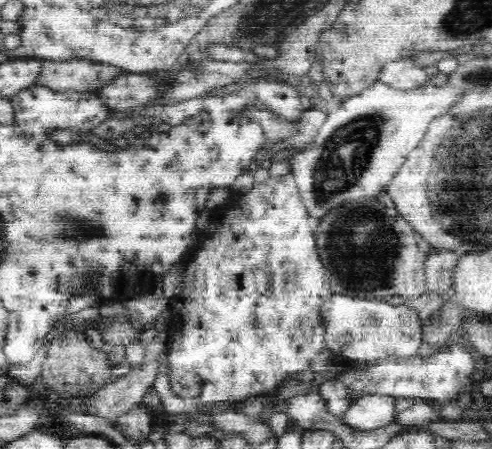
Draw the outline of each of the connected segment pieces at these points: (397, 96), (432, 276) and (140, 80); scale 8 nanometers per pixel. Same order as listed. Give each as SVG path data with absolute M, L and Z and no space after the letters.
M376 81L355 95L346 97L339 106L330 108L311 146L301 153L291 153L290 172L294 175L295 185L303 196L304 203L308 204L312 216L319 219L341 202L374 196L376 192L386 188L406 155L424 136L431 120L450 113L452 108L462 102L464 96L468 96L468 88L448 84L448 81L445 84L426 81L405 89L395 89L386 83Z
M432 247L424 259L427 288L442 293L453 286L453 270L458 260L455 250Z
M129 73L128 75L114 80L112 84L108 84L108 86L100 90L99 93L101 95L104 94L104 99L108 102L109 110L114 110L114 108L118 110L128 110L130 107L146 106L145 102L149 101L155 93L154 85L155 84L153 84L145 74L136 75L135 73Z

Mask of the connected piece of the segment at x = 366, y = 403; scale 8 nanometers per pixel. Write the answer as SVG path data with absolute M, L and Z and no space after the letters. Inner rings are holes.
M373 395L354 402L347 415L340 418L357 430L370 431L388 427L398 421L398 397Z

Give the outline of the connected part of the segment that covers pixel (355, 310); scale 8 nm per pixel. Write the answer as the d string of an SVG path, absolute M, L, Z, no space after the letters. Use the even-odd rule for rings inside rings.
M334 294L323 306L326 346L348 363L366 364L387 354L416 354L418 310L412 305L390 304L382 298Z

